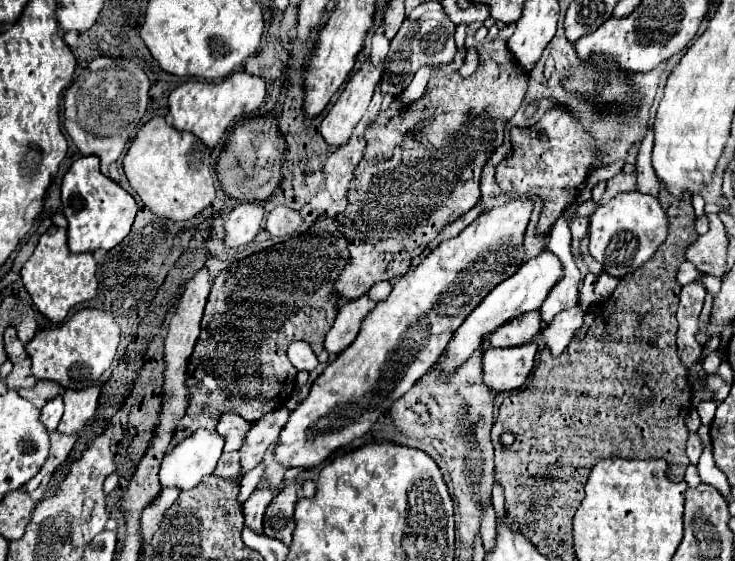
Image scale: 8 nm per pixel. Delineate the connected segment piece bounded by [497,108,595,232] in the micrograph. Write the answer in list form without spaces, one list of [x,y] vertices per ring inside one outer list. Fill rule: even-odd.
[[[549,108],[549,112],[545,112],[543,120],[535,128],[529,128],[529,130],[511,128],[511,144],[513,144],[513,152],[497,166],[497,184],[505,192],[541,196],[545,204],[543,204],[543,214],[539,218],[539,232],[547,232],[555,224],[555,220],[561,216],[561,212],[575,202],[575,198],[579,194],[577,186],[581,182],[585,182],[587,174],[593,170],[595,152],[591,150],[591,146],[595,144],[595,140],[583,132],[579,120],[575,116],[571,116],[565,108]],[[539,132],[543,132],[547,136],[547,142],[543,142],[539,138]]]

